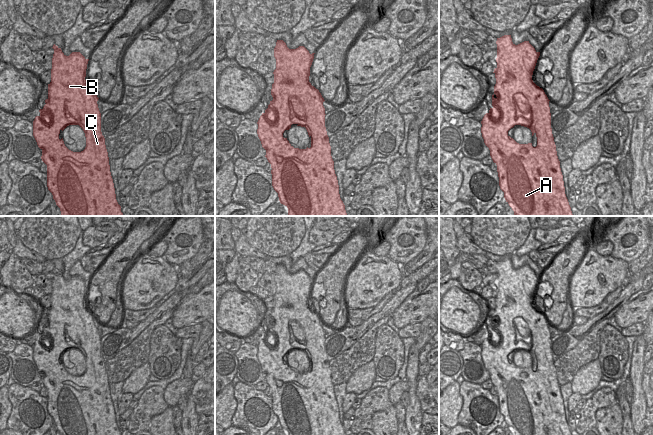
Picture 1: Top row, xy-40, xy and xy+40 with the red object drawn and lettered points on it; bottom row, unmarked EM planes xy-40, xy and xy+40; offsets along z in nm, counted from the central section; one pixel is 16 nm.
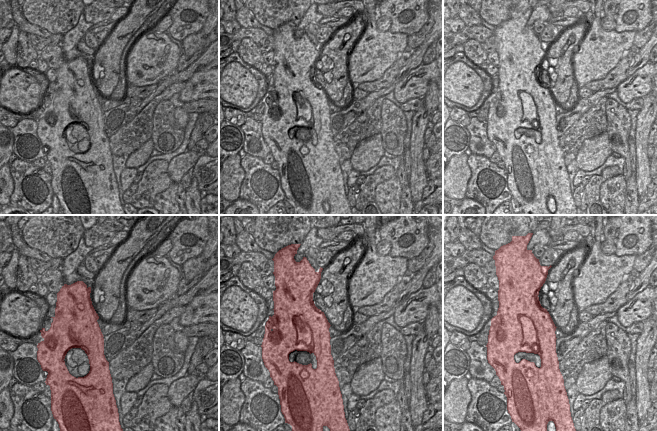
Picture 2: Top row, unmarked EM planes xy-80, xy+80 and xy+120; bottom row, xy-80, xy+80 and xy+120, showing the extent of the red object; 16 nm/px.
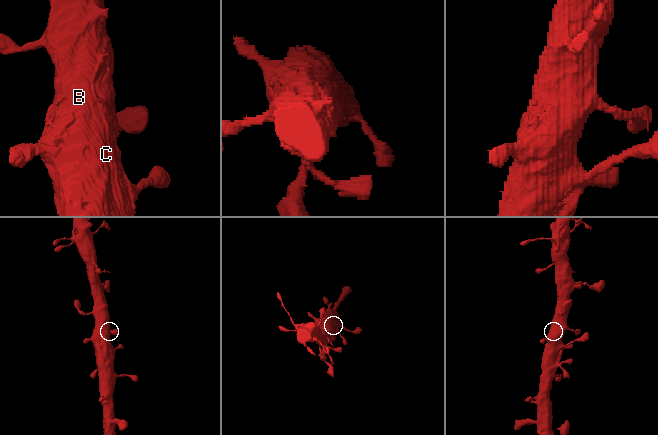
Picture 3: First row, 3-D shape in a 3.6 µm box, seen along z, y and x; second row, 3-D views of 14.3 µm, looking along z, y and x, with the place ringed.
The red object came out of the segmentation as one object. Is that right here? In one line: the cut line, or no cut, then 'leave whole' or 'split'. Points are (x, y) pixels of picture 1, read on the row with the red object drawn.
no cut; leave whole

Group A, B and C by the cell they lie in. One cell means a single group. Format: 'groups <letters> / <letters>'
groups A B C

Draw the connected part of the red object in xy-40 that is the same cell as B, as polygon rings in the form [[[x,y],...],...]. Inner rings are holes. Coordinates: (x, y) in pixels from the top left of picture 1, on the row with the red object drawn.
[[[55,44],[52,47],[51,82],[48,98],[33,121],[33,136],[42,150],[42,161],[47,165],[47,187],[52,193],[62,216],[124,216],[116,200],[110,172],[105,138],[101,132],[101,113],[98,97],[86,83],[89,59],[80,52],[66,56]],[[69,125],[79,125],[86,137],[86,147],[81,152],[69,150],[59,138],[60,131]]]

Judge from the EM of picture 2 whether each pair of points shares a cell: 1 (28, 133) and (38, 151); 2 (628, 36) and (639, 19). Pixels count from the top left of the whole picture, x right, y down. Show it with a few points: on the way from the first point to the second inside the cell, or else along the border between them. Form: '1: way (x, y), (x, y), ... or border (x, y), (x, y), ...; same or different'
1: way (28, 137), (28, 141), (34, 147); same
2: border (614, 30), (618, 32), (636, 32); different

